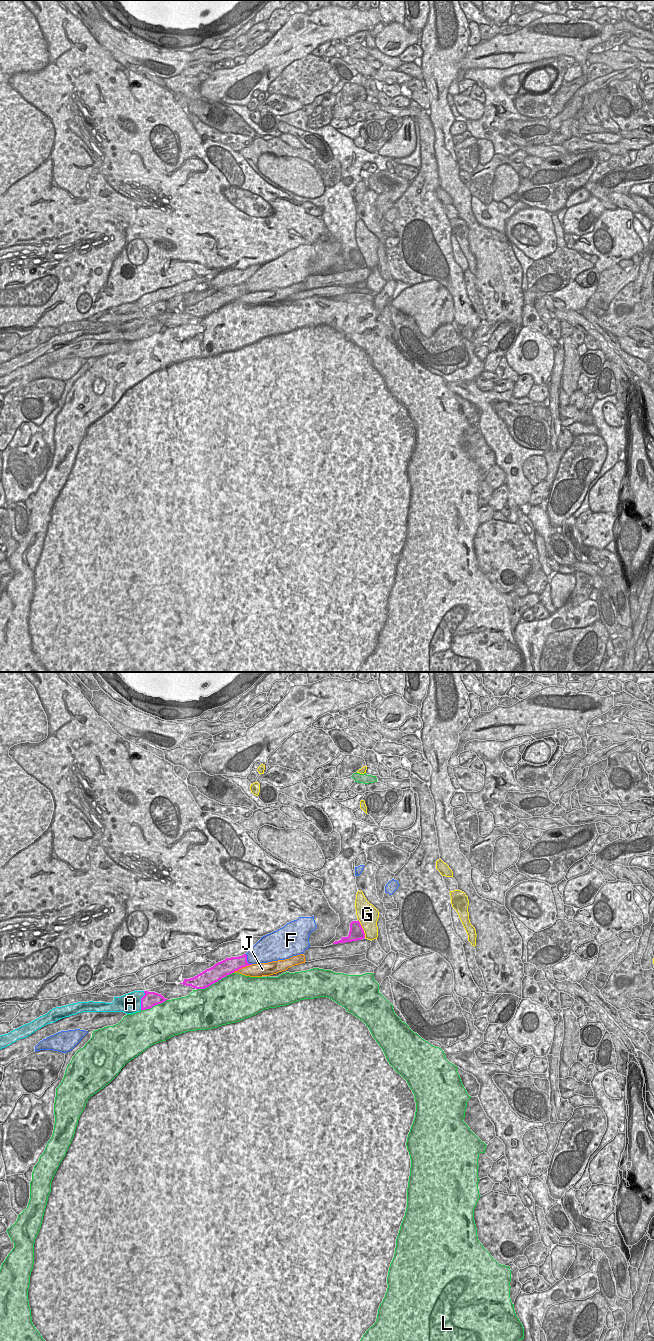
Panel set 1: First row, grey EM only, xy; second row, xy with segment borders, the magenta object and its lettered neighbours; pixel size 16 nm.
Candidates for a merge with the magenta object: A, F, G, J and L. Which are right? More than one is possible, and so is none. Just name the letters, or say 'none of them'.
A

